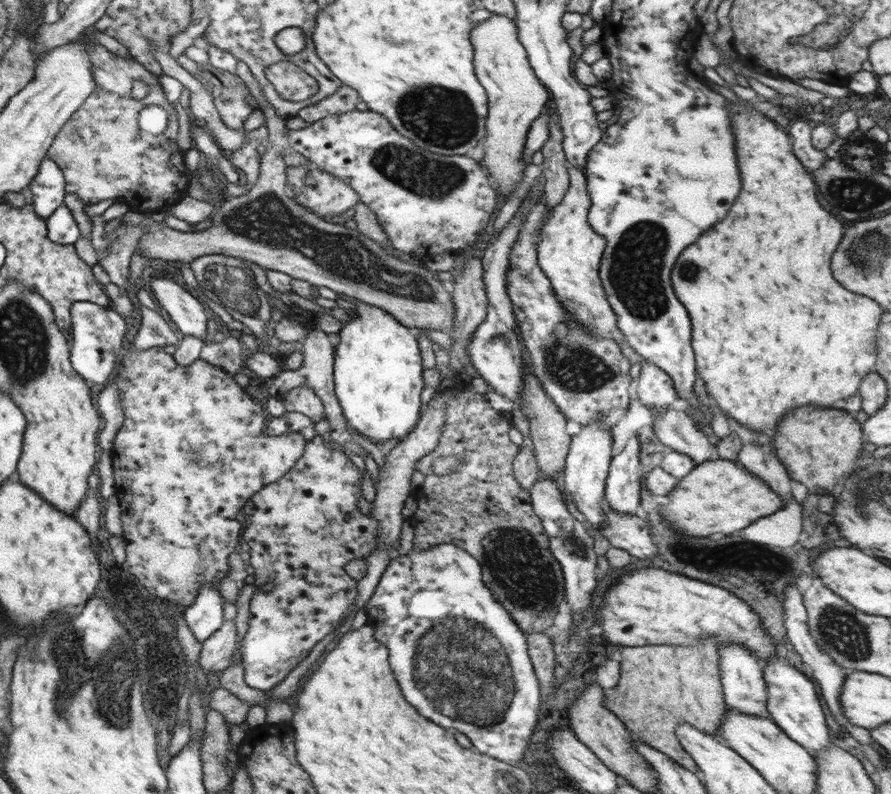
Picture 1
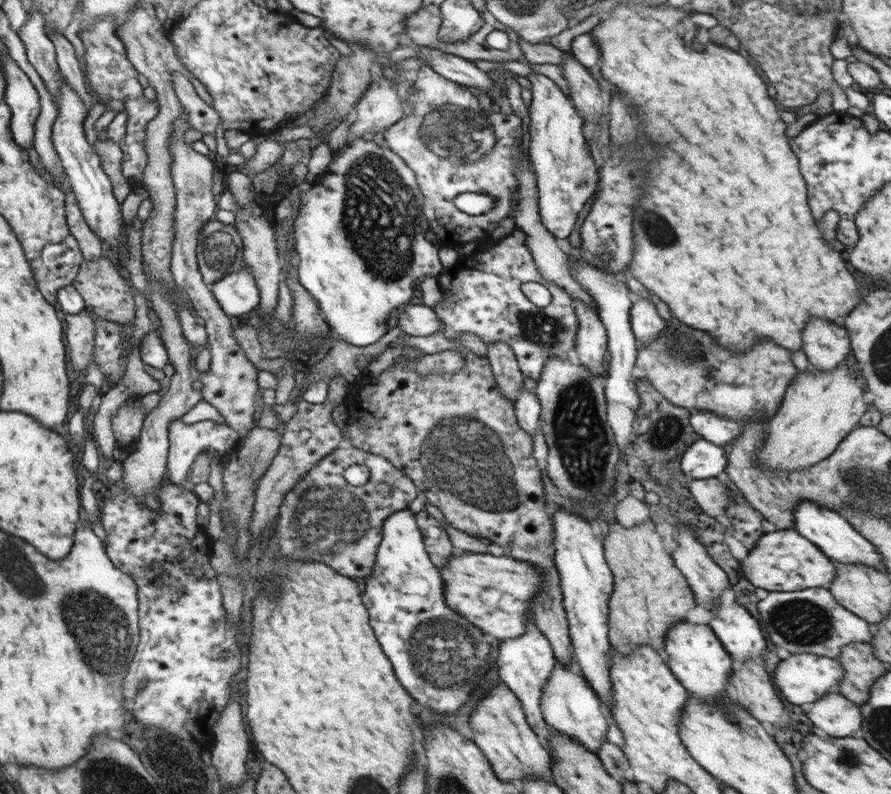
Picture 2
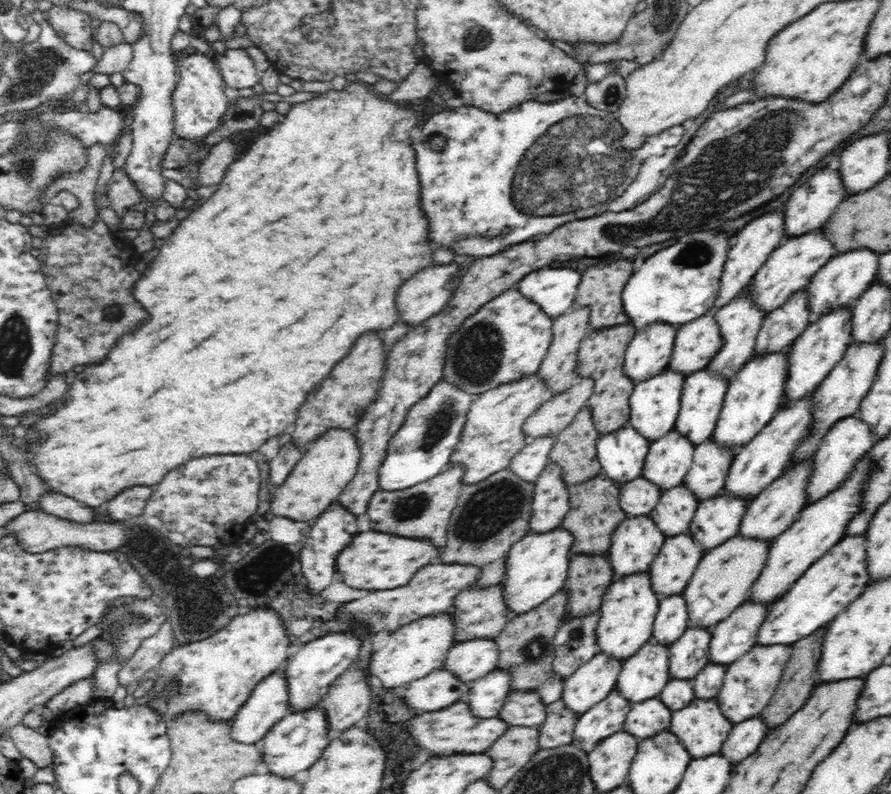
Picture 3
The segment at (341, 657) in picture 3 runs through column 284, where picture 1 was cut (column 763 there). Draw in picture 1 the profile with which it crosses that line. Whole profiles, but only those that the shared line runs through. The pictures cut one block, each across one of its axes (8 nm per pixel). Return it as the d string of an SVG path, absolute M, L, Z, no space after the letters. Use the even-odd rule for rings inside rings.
M780 657L763 664L763 677L766 681L766 706L771 719L794 741L809 752L827 749L832 742L828 737L826 717L822 704L818 701L814 684L801 670Z

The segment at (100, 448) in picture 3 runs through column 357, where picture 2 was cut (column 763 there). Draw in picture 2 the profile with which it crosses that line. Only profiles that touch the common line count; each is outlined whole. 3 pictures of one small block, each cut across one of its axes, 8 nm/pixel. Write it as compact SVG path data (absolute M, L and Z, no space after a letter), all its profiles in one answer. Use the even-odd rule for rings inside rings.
M668 3L661 6L646 7L643 5L619 5L608 19L601 21L590 33L598 41L600 49L600 59L603 62L599 72L604 79L614 82L620 88L622 96L612 94L608 99L607 109L610 113L609 136L610 145L620 146L620 144L630 144L636 138L650 136L654 138L654 144L662 146L662 160L654 162L646 168L650 174L646 188L648 196L638 202L634 209L634 222L632 233L634 233L634 254L630 260L629 270L631 274L644 285L644 288L656 294L660 300L666 302L671 313L678 321L694 330L704 330L708 332L720 346L724 346L730 352L742 354L750 350L756 342L760 340L772 340L782 348L788 350L802 350L802 330L806 328L808 320L812 318L824 318L828 322L842 325L840 318L852 312L852 309L861 301L858 282L852 274L848 274L848 266L842 258L840 252L836 252L830 244L824 244L826 240L822 238L822 232L816 226L816 220L808 208L808 198L806 198L806 182L800 176L798 170L798 158L790 150L790 144L786 144L786 126L780 120L781 112L774 104L774 99L766 91L766 83L758 75L748 60L738 52L716 42L708 42L706 52L696 52L692 48L686 48L682 38L676 32L678 22L688 18L689 13L686 8L676 9ZM632 102L638 106L638 114L628 114L626 104Z

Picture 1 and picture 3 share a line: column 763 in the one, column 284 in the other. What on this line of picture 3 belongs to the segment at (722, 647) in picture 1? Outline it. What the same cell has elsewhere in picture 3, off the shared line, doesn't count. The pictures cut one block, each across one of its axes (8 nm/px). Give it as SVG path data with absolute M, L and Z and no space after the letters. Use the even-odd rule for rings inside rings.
M279 668L278 672L269 674L263 678L255 687L248 700L238 709L235 717L231 721L232 730L230 735L232 739L246 744L252 744L262 740L270 732L270 729L279 720L282 720L290 713L290 703L288 703L288 685L286 685L286 677L284 670Z

